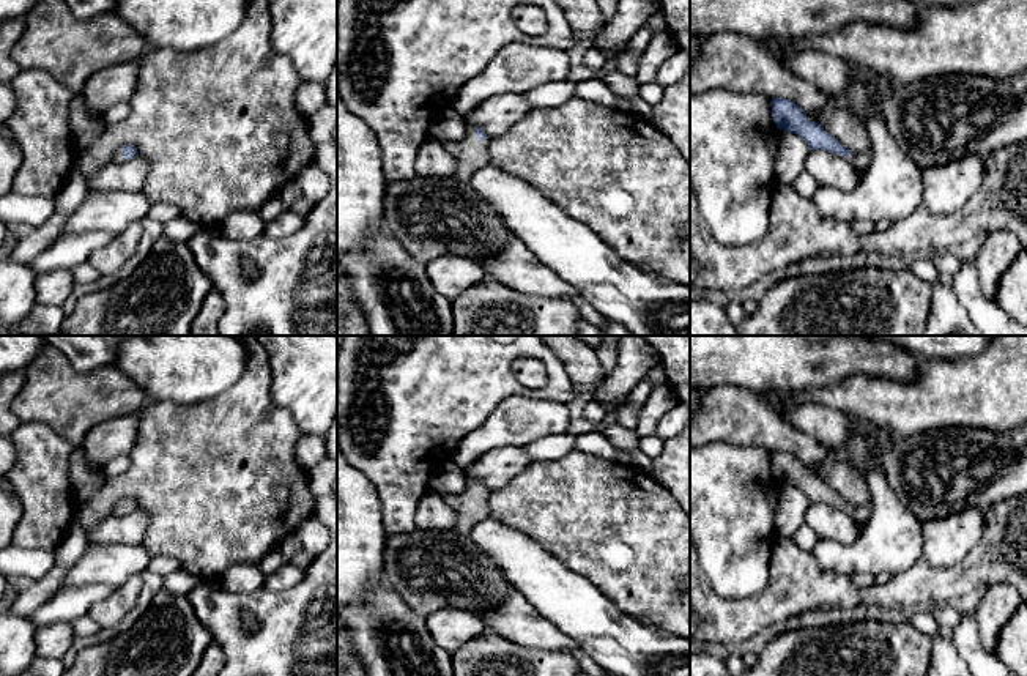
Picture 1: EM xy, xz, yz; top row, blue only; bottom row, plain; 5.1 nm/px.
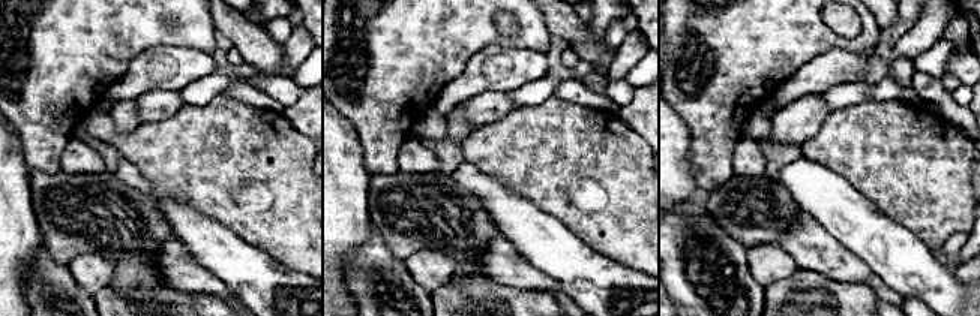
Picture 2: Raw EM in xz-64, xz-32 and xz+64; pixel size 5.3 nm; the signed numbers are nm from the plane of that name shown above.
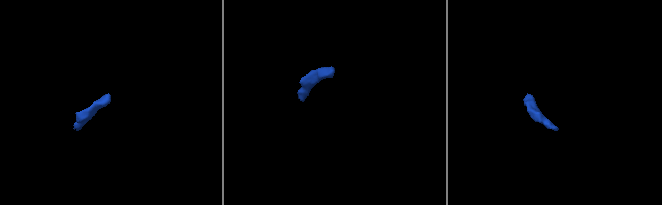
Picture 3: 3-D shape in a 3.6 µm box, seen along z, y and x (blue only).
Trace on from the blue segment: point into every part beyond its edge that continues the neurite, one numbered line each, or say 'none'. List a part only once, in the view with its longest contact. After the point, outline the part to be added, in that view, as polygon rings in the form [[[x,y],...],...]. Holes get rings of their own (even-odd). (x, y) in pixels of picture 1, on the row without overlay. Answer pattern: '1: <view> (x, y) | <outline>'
1: xz (470, 506) | [[[468,481],[462,493],[443,495],[444,503],[457,514],[457,531],[469,534],[474,525],[490,517],[488,493],[479,493],[474,488],[474,481]]]

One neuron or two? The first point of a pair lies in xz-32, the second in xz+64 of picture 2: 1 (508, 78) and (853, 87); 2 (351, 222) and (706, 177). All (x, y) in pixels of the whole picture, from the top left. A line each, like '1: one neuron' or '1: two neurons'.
1: two neurons
2: two neurons

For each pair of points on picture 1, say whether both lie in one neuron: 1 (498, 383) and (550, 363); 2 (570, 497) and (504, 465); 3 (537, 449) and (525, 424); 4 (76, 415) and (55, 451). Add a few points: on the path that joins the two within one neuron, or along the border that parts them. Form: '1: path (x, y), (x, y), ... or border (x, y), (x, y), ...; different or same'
1: path (500, 367), (515, 352), (534, 352); same
2: border (534, 460), (490, 492); different
3: border (564, 430), (547, 434), (523, 446); different
4: border (29, 423), (49, 424), (74, 448); different

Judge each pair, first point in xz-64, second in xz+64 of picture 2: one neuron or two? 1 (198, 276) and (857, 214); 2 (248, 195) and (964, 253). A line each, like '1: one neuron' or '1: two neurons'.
1: two neurons
2: two neurons

